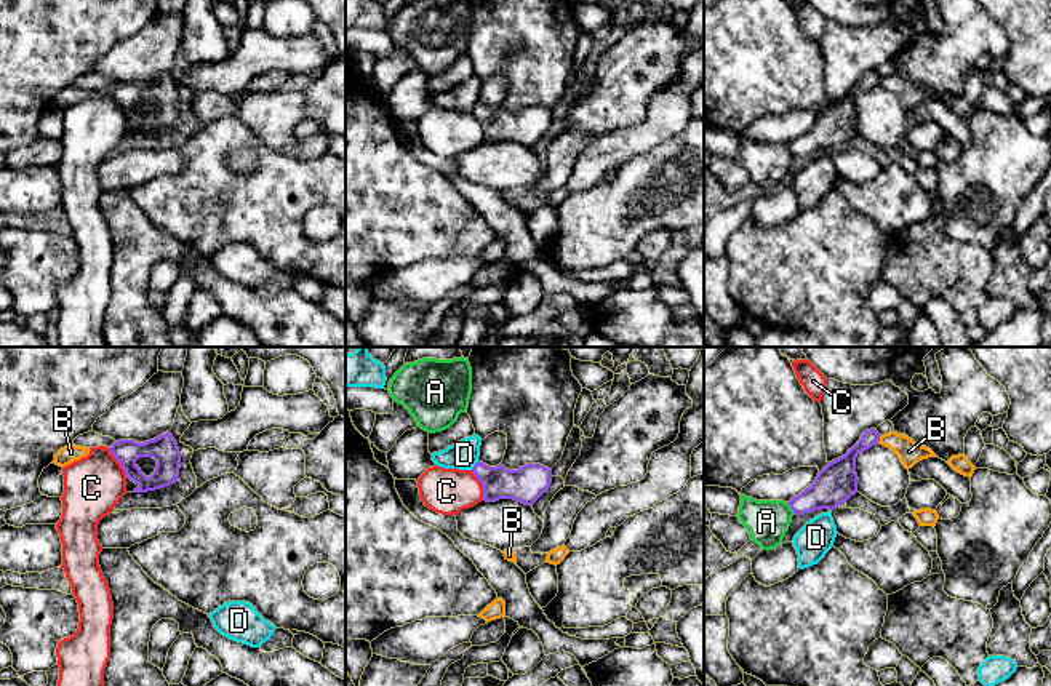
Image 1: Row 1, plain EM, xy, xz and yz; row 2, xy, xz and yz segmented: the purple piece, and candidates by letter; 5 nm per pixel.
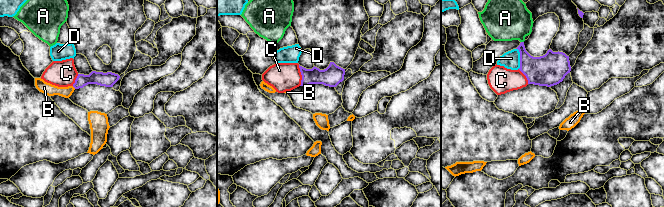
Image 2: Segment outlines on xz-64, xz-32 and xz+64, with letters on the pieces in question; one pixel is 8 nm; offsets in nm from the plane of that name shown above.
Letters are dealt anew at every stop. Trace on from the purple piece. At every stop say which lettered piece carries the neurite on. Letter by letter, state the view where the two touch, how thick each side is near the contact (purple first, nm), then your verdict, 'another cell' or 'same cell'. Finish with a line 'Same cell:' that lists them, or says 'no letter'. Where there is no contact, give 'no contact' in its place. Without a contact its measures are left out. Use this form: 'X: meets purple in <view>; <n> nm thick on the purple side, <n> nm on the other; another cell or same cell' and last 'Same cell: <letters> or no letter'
A: meets purple in yz; 200 nm thick on the purple side, 220 nm on the other; another cell
B: meets purple in yz; 140 nm thick on the purple side, 120 nm on the other; another cell
C: meets purple in xz; 180 nm thick on the purple side, 240 nm on the other; another cell
D: meets purple in xz; 160 nm thick on the purple side, 150 nm on the other; another cell
Same cell: no letter

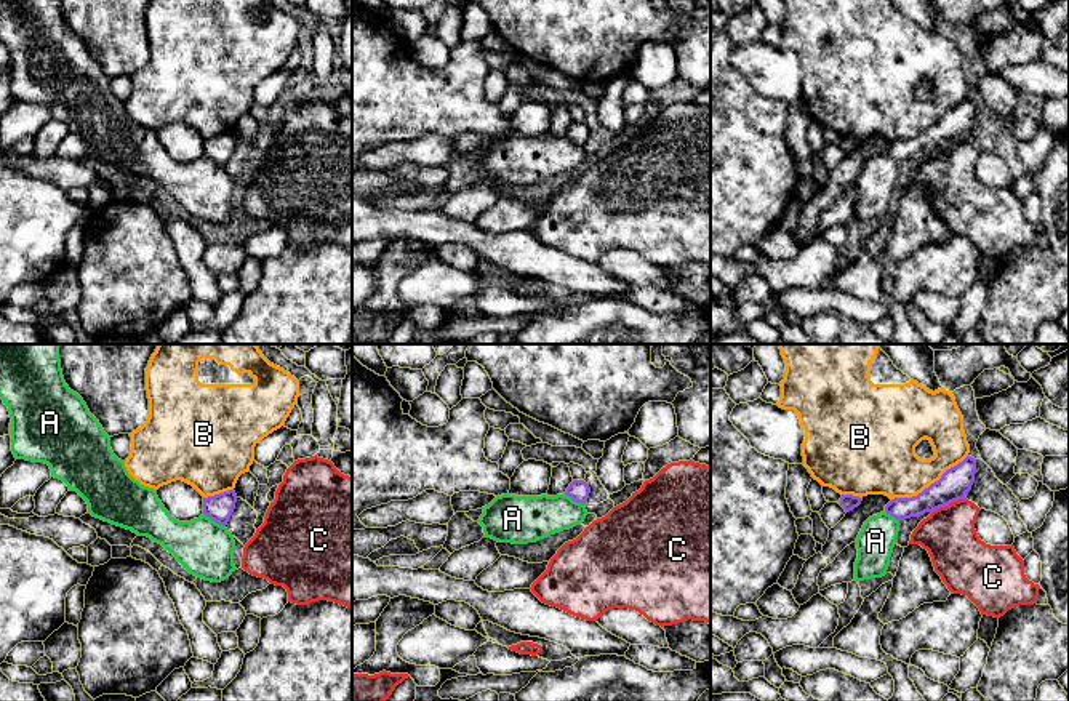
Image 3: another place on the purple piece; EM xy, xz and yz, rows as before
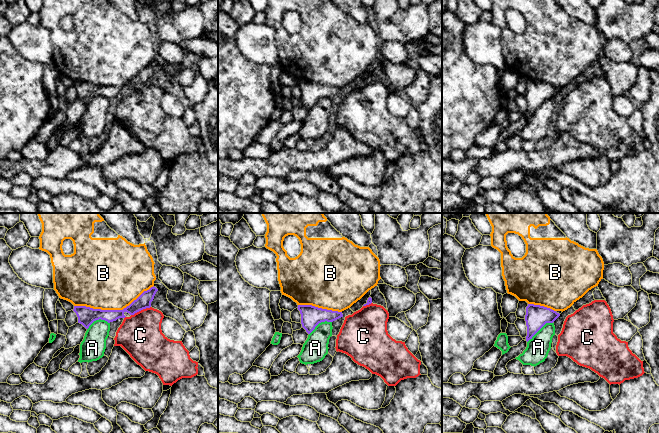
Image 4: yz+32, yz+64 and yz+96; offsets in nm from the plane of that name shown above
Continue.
A: meets purple in xy; 140 nm thick on the purple side, 280 nm on the other; another cell
B: meets purple in yz; 160 nm thick on the purple side, 300 nm on the other; another cell
C: meets purple in yz; 160 nm thick on the purple side, 260 nm on the other; another cell
Same cell: no letter

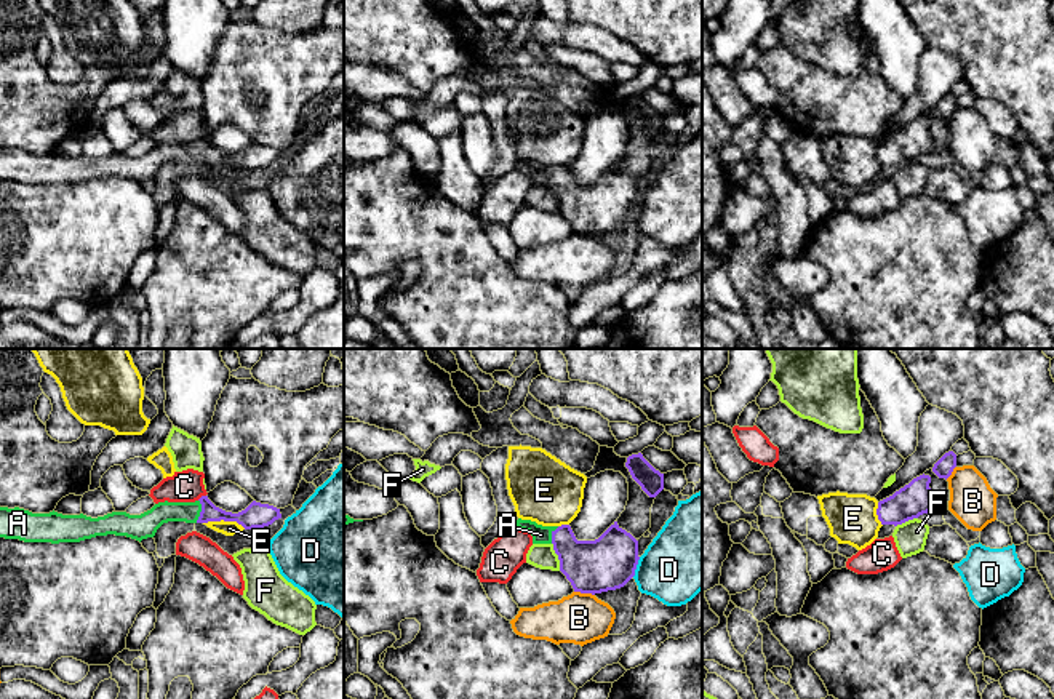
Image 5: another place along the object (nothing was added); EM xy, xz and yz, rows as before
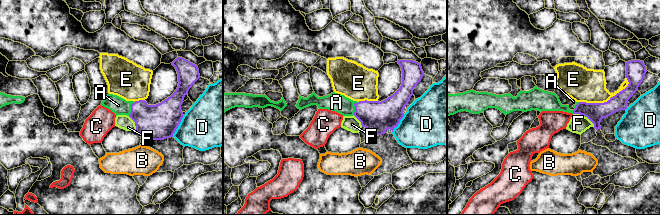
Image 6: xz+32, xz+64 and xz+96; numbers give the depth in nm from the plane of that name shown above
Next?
A: meets purple in xy; 100 nm thick on the purple side, 110 nm on the other; same cell
B: meets purple in xz; 280 nm thick on the purple side, 260 nm on the other; another cell
C: meets purple in xy; 90 nm thick on the purple side, 160 nm on the other; another cell
D: meets purple in xz; 280 nm thick on the purple side, 360 nm on the other; another cell
E: meets purple in xy; 130 nm thick on the purple side, 80 nm on the other; another cell
F: meets purple in xz; 280 nm thick on the purple side, 130 nm on the other; another cell
Same cell: A

